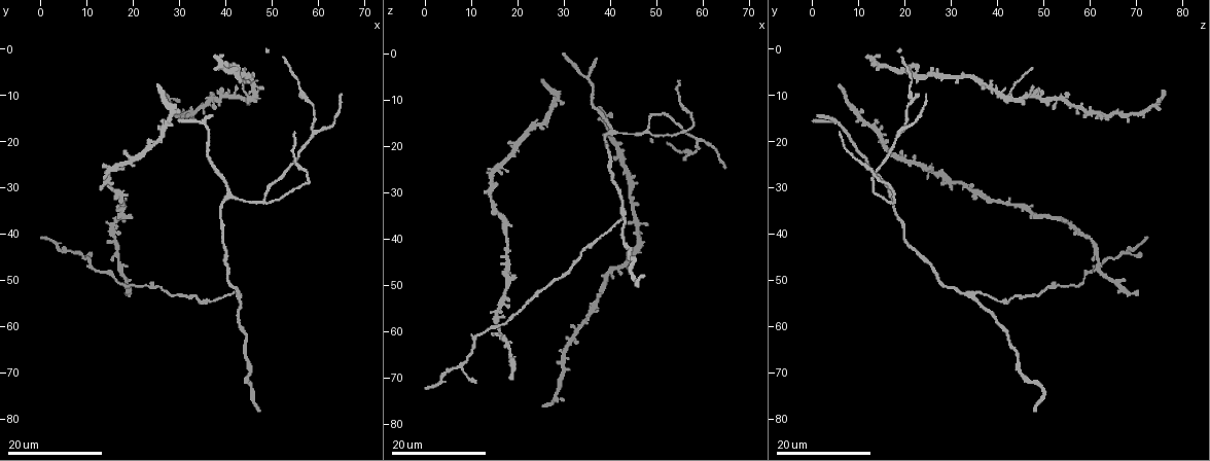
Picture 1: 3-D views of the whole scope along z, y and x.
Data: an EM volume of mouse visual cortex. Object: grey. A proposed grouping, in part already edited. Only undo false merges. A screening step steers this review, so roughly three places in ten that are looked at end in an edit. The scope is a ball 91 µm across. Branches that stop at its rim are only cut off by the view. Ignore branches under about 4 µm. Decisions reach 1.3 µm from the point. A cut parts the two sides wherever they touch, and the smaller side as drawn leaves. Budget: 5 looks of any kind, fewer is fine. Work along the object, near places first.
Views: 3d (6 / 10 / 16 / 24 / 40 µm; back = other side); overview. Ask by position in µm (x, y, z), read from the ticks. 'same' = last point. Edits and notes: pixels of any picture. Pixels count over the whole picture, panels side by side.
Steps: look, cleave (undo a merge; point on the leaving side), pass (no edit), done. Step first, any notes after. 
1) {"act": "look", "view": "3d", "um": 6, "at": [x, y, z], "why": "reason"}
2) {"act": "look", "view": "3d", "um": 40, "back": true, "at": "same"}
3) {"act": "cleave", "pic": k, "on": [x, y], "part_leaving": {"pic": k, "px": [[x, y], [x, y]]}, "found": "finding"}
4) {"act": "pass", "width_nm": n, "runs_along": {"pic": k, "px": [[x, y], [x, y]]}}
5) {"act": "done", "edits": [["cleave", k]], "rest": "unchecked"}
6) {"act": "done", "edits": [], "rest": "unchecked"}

{"act": "look", "view": "3d", "um": 24, "at": [44.5, 10.0, 43.0]}

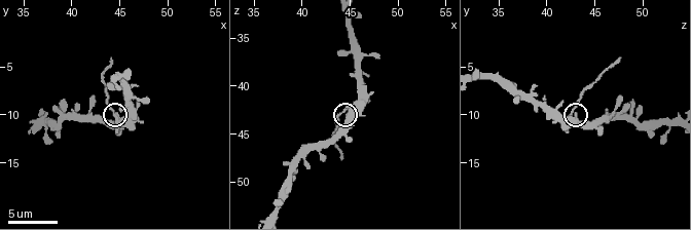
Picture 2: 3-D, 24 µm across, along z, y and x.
{"act": "look", "view": "3d", "um": 6, "at": [45.0, 10.4, 43.0]}

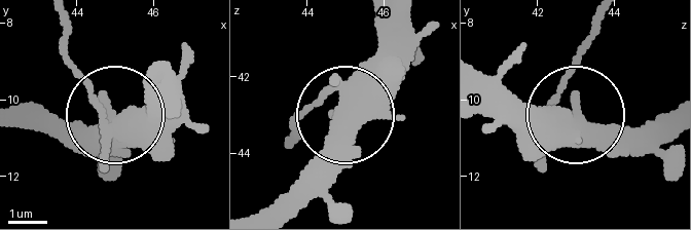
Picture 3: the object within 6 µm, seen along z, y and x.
{"act": "cleave", "pic": 3, "on": [85, 76], "found": "two cells meet here"}

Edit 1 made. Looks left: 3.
{"act": "look", "view": "overview"}

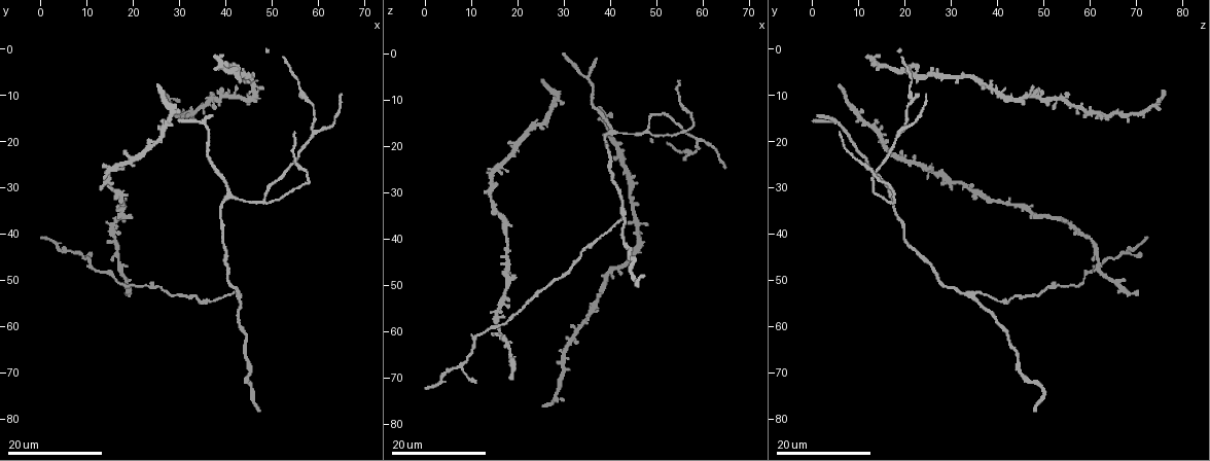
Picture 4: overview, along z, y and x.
{"act": "look", "view": "3d", "um": 24, "at": [35.5, 16.0, 5.0], "why": "three-way junction"}

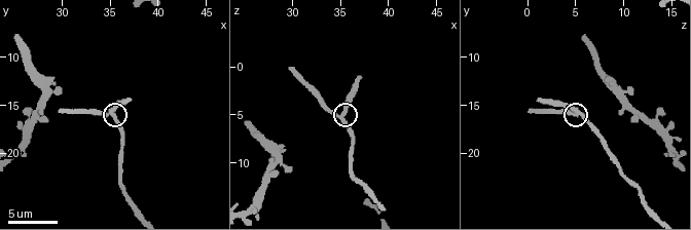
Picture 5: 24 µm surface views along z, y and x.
{"act": "look", "view": "3d", "um": 6, "at": [34.8, 15.6, 5.4], "why": "closer look"}

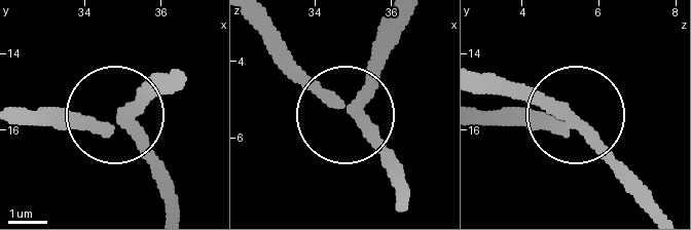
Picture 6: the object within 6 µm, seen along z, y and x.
{"act": "cleave", "pic": 6, "on": [377, 52], "side_arm_um": 5, "arms": 3, "found": "two cells meet here"}

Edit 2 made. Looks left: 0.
{"act": "done", "edits": [["cleave", 3], ["cleave", 6]], "rest": "unchecked"}

